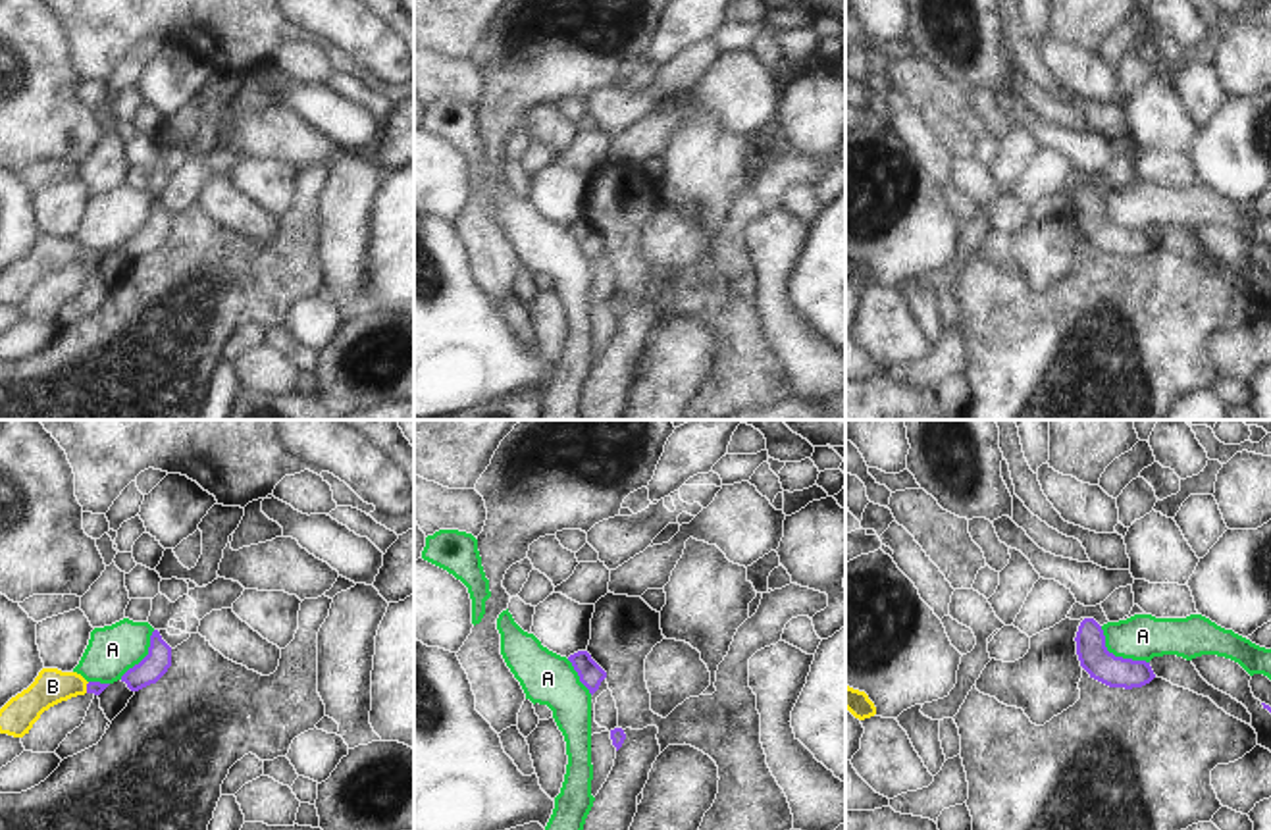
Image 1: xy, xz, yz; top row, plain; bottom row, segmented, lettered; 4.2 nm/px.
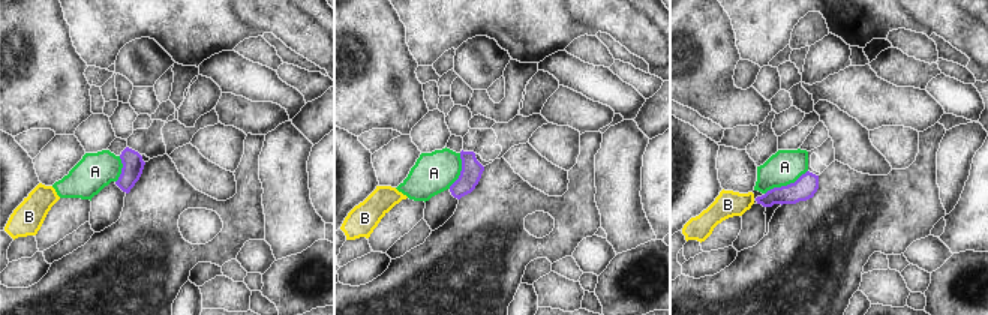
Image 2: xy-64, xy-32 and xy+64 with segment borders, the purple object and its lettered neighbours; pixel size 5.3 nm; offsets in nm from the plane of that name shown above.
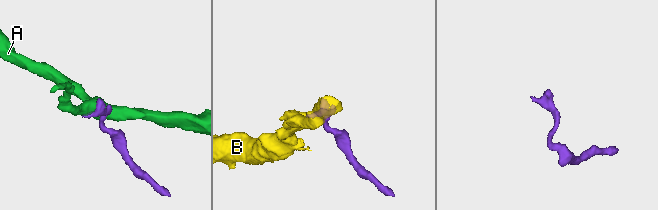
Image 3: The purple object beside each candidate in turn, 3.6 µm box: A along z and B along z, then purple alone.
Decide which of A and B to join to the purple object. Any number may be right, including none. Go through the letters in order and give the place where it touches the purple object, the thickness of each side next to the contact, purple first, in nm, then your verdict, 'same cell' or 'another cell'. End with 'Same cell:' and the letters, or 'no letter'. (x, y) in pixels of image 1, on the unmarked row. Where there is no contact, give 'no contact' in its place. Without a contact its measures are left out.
A: yz (1117, 226) | 130/190 nm | another cell
B: xy (87, 257) | 60/150 nm | same cell
Same cell: B

